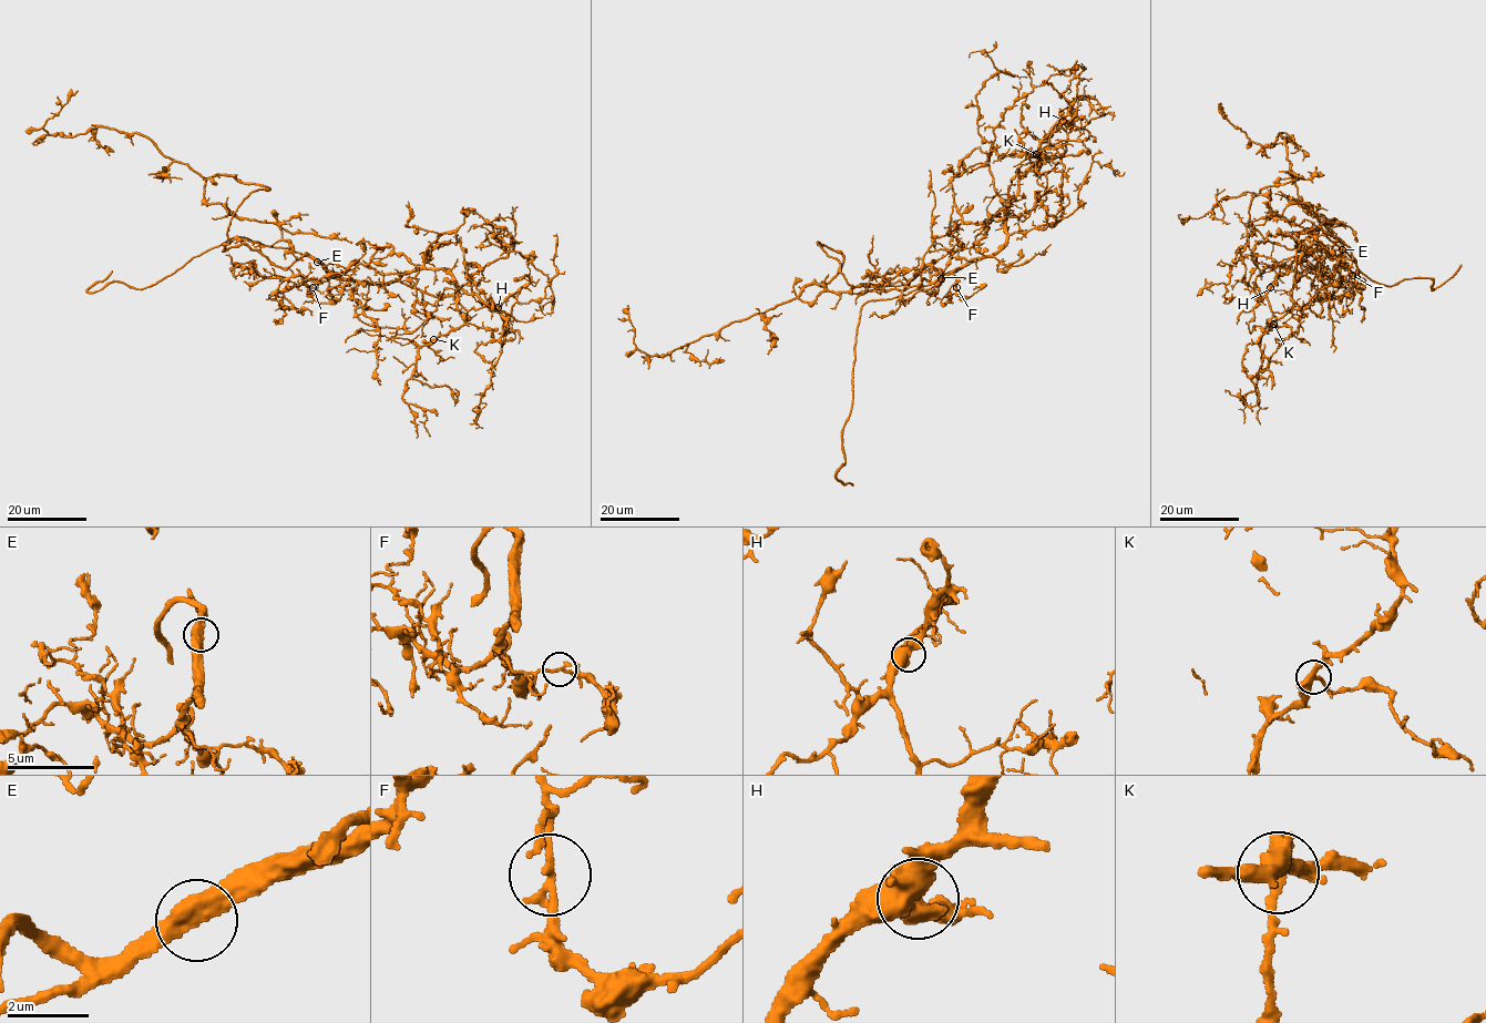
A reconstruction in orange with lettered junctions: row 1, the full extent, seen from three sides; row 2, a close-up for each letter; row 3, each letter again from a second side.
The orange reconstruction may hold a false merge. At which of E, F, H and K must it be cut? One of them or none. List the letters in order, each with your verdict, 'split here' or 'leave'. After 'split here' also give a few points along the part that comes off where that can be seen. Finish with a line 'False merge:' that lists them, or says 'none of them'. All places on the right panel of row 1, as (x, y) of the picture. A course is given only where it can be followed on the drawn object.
E: leave
F: leave
H: leave
K: leave
False merge: none of them

